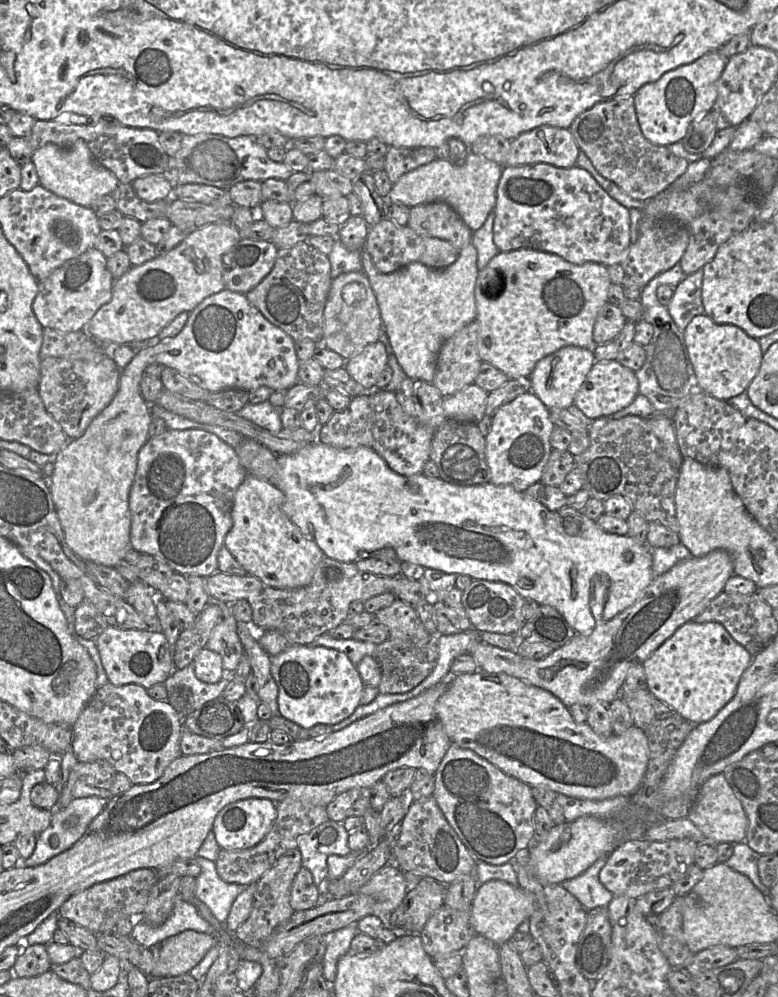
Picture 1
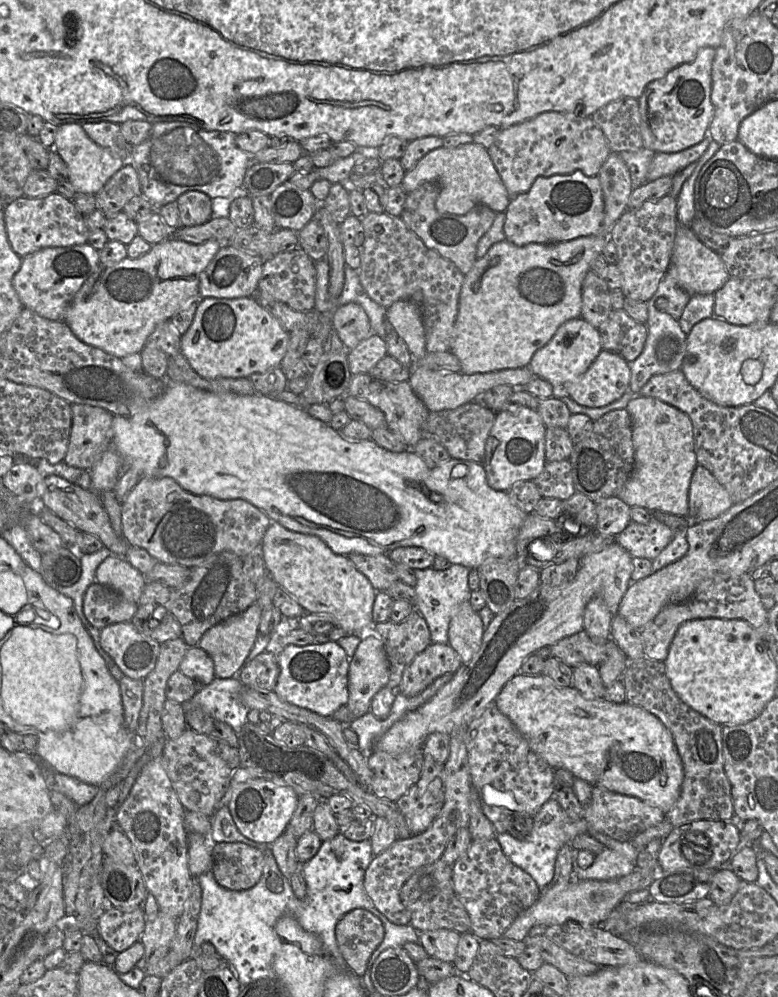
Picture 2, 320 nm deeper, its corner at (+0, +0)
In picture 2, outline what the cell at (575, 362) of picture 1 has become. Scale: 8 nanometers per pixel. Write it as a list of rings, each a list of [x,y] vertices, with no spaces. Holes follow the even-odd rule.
[[[581,317],[573,318],[567,320],[558,327],[552,338],[533,354],[527,367],[533,373],[534,377],[546,380],[552,385],[553,397],[566,397],[568,394],[564,390],[563,385],[571,380],[578,379],[578,377],[583,375],[601,349],[602,346],[599,331]]]

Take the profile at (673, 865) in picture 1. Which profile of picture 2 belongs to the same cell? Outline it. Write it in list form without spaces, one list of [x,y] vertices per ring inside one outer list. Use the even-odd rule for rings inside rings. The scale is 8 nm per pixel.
[[[694,820],[672,827],[663,838],[657,856],[659,871],[682,868],[720,869],[728,868],[728,862],[742,846],[739,824],[732,820]]]

